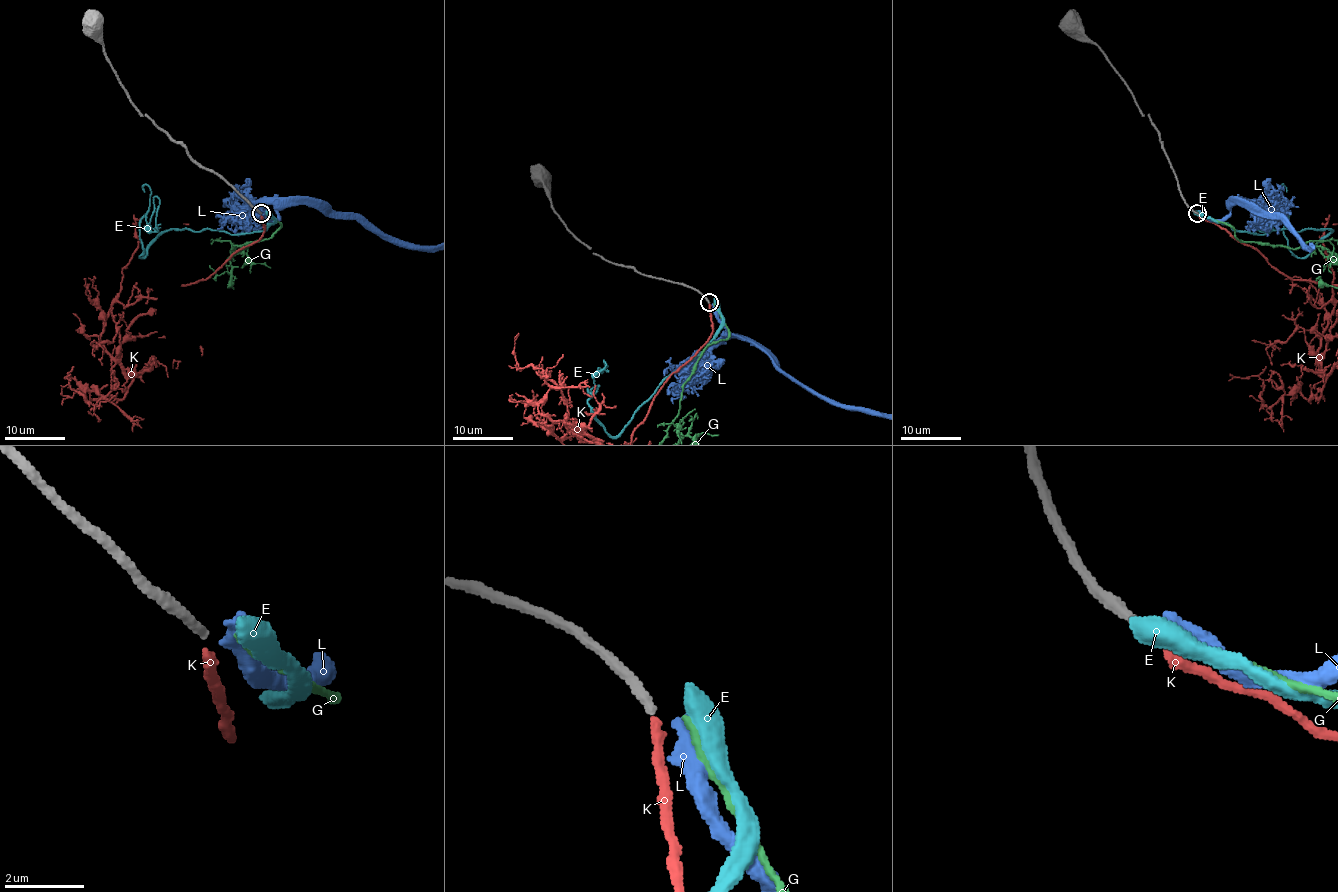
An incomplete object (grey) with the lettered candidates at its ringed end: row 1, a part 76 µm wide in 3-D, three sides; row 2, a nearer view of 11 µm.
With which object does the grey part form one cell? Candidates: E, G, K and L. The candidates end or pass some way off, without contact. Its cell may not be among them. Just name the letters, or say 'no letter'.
no letter

